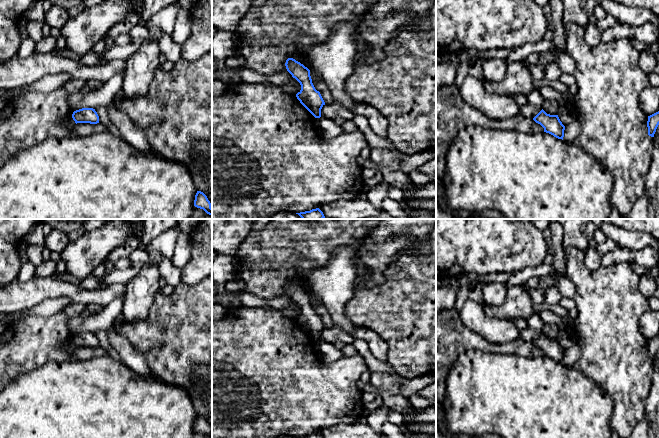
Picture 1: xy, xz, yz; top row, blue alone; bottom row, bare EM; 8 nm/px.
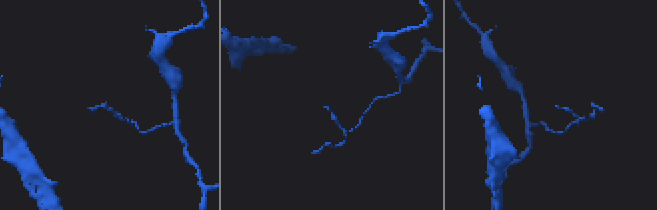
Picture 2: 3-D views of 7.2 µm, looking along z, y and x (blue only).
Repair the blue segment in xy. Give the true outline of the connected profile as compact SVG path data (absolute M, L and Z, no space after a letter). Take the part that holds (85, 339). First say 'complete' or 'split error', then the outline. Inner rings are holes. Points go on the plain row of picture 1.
complete; M82 332L76 334L72 338L72 342L75 347L90 347L97 348L99 347L99 340L95 333L93 332Z

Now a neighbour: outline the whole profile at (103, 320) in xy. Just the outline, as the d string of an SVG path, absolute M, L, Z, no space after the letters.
M117 297L104 306L99 313L91 313L87 317L80 315L71 317L68 321L68 328L73 336L82 332L107 331L115 319L122 315L123 304L124 297Z

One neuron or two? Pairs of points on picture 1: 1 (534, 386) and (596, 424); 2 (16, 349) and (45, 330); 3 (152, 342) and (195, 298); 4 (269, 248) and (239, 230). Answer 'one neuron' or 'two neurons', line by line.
1: one neuron
2: one neuron
3: one neuron
4: two neurons

